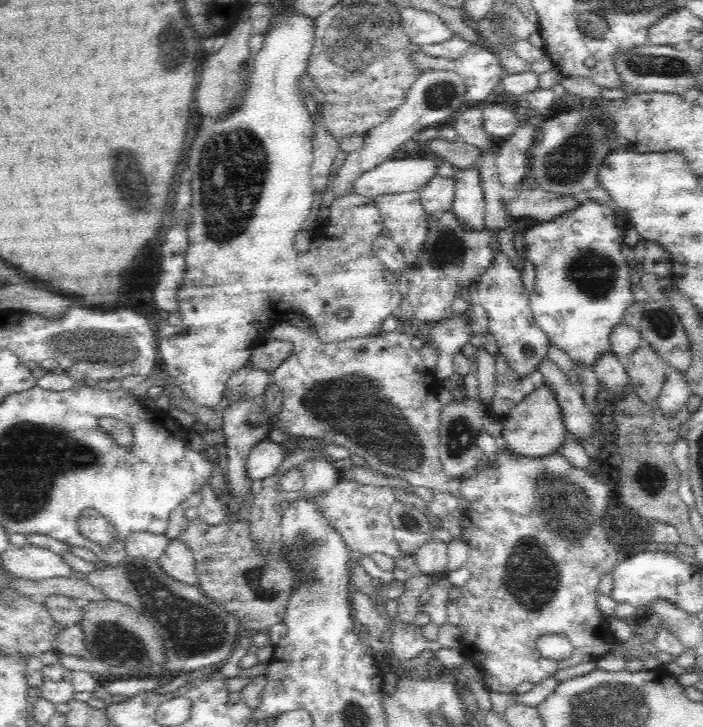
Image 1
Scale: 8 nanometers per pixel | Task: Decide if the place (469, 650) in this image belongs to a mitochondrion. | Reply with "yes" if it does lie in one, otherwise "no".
no

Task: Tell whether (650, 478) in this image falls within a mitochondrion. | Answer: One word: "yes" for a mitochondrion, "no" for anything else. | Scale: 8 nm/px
yes

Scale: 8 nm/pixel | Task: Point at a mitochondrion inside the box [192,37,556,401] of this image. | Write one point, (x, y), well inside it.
(231, 170)

